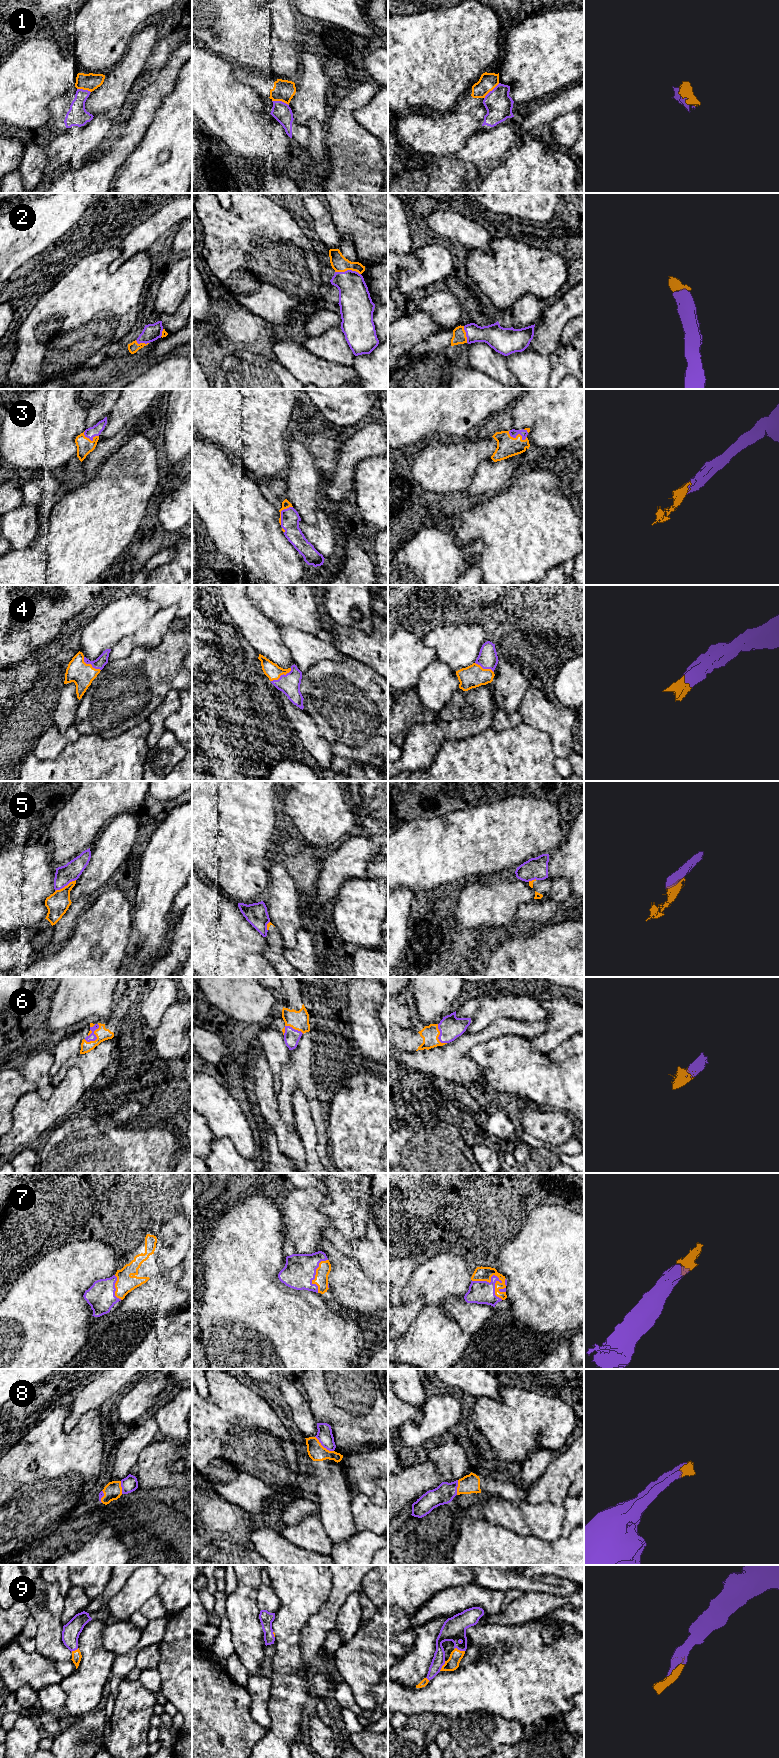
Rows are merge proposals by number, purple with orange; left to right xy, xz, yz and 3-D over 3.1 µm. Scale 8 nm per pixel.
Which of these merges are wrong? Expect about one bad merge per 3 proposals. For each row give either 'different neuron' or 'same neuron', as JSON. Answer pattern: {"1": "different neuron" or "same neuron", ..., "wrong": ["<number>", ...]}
{"1": "different neuron", "2": "same neuron", "3": "same neuron", "4": "same neuron", "5": "different neuron", "6": "same neuron", "7": "same neuron", "8": "same neuron", "9": "same neuron", "wrong": ["1", "5"]}

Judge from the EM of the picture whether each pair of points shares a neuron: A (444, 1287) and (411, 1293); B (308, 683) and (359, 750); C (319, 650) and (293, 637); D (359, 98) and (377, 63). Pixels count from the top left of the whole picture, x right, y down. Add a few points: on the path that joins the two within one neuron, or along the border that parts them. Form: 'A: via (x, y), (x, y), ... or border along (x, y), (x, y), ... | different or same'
A: via (436, 1287), (419, 1287) | same
B: via (328, 690), (364, 726), (364, 730) | same
C: via (313, 650), (305, 649), (299, 643) | same
D: border along (374, 80), (377, 82) | different

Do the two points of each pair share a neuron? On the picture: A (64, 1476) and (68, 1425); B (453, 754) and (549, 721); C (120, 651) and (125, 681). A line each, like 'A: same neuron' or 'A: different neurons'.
A: different neurons
B: different neurons
C: different neurons

